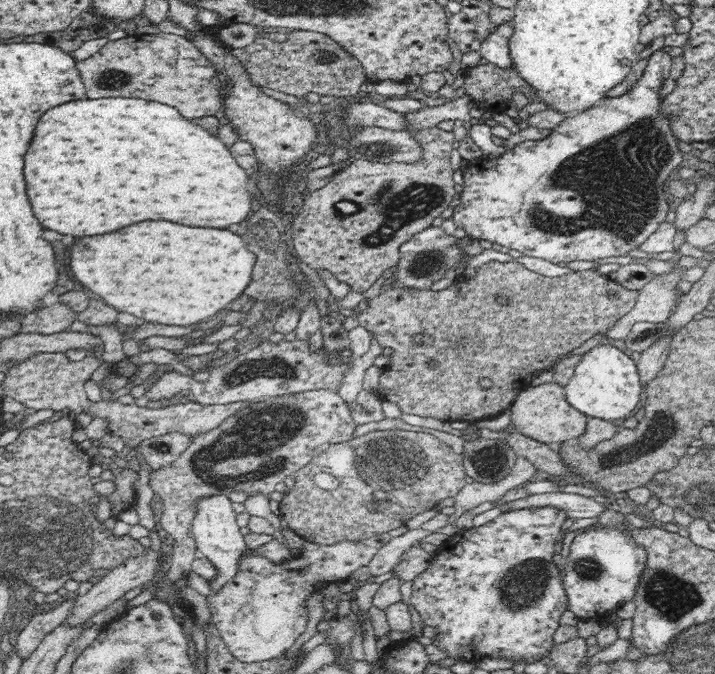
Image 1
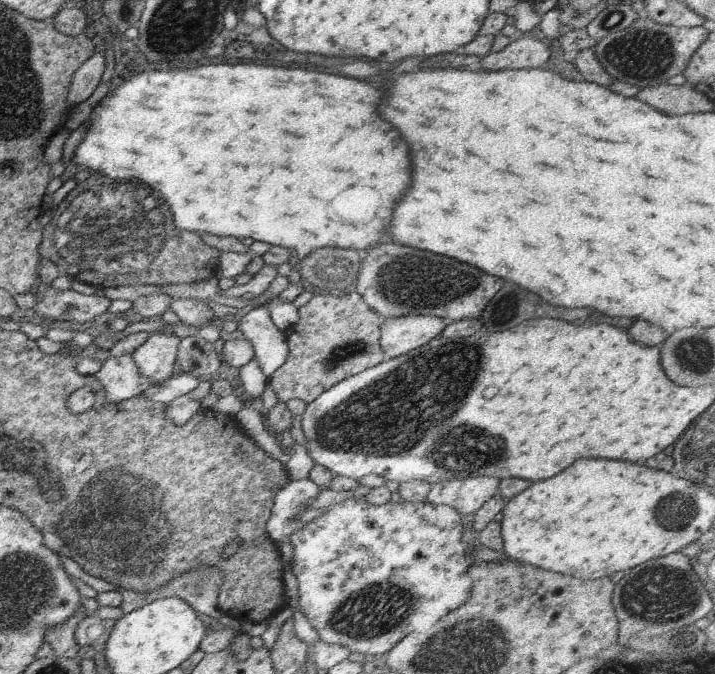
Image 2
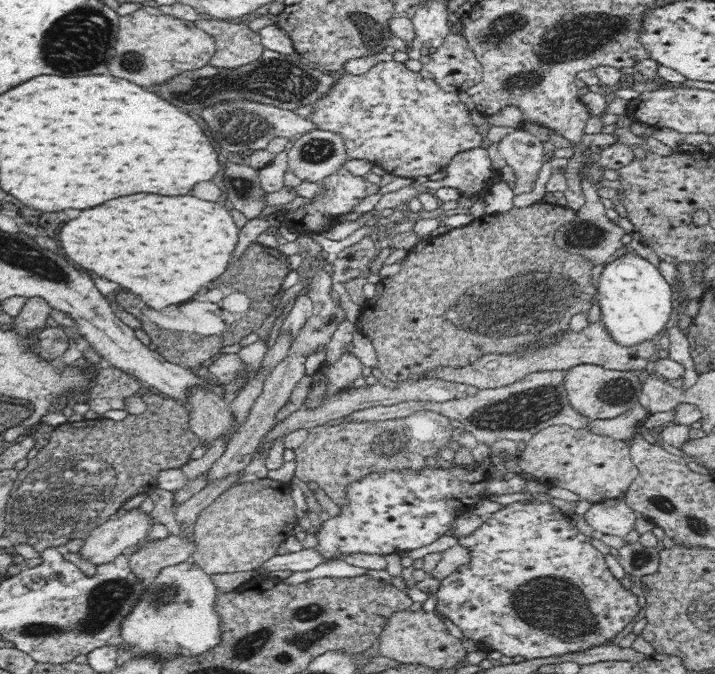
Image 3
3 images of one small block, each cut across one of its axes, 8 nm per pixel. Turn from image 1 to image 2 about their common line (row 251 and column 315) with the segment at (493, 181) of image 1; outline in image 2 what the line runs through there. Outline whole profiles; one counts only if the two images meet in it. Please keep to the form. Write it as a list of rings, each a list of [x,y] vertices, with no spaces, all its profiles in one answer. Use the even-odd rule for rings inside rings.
[[[350,497],[347,500],[342,500],[342,502],[330,504],[316,520],[304,524],[298,532],[294,532],[290,536],[289,543],[292,544],[292,552],[294,552],[291,570],[298,581],[298,594],[300,594],[302,613],[304,612],[304,616],[308,618],[310,626],[318,632],[320,641],[327,645],[340,644],[340,646],[348,648],[350,653],[362,652],[362,654],[366,654],[366,658],[368,656],[383,656],[409,634],[424,632],[426,628],[434,626],[440,618],[444,618],[448,612],[452,612],[462,604],[466,604],[472,596],[473,577],[470,568],[473,560],[467,556],[466,544],[462,542],[463,529],[463,517],[455,508],[449,505],[436,505],[428,500],[408,502],[397,497],[388,504],[384,504],[384,506],[372,506],[372,504],[364,502],[364,500],[356,500],[356,498]]]

